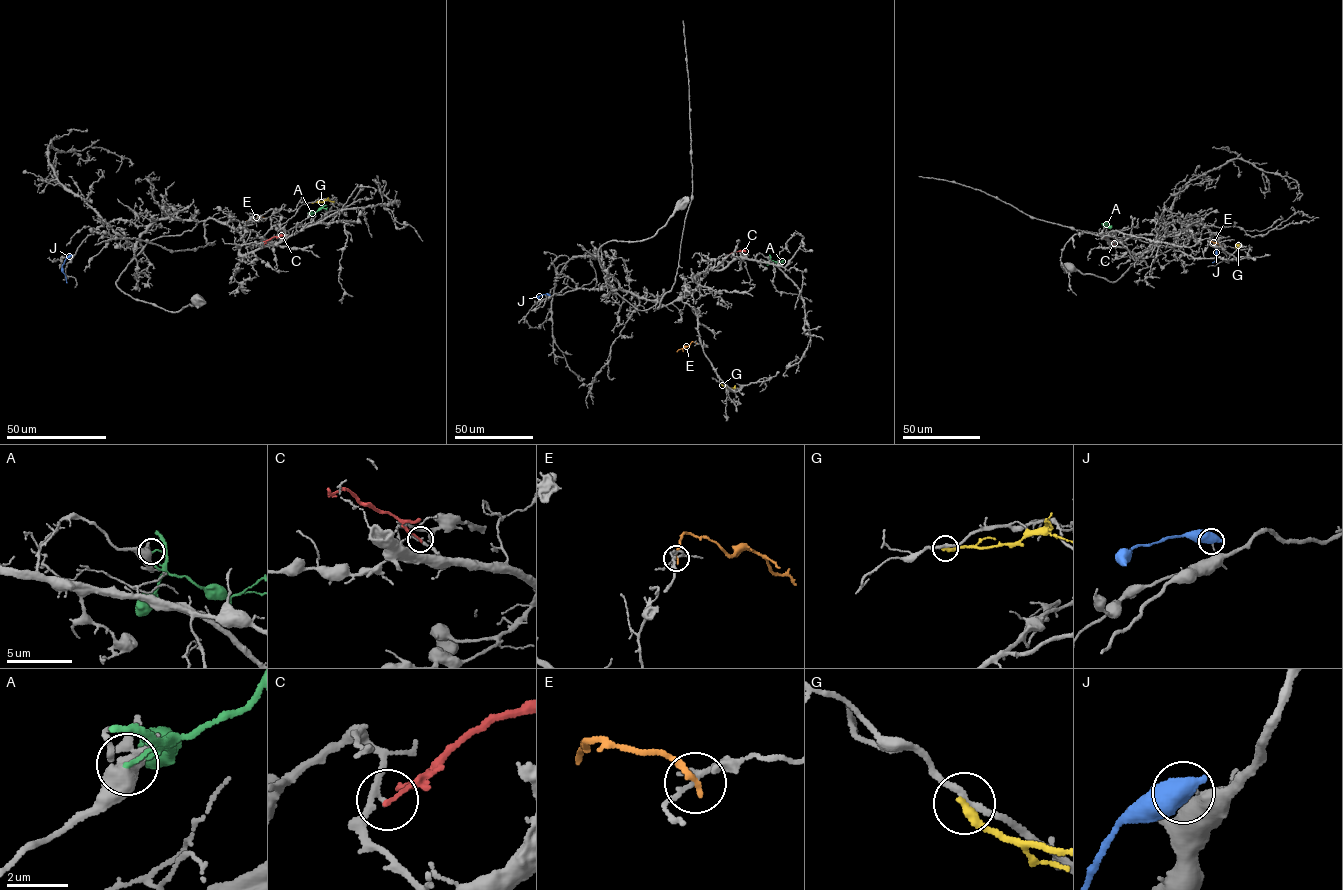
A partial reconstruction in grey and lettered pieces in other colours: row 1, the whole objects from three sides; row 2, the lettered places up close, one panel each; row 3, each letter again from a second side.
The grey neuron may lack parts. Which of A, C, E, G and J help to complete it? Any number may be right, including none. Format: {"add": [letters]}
{"add": []}

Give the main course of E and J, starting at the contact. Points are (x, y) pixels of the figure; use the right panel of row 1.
E: (1208, 244), (1209, 241), (1222, 247)
J: (1214, 242), (1216, 256), (1212, 262)

